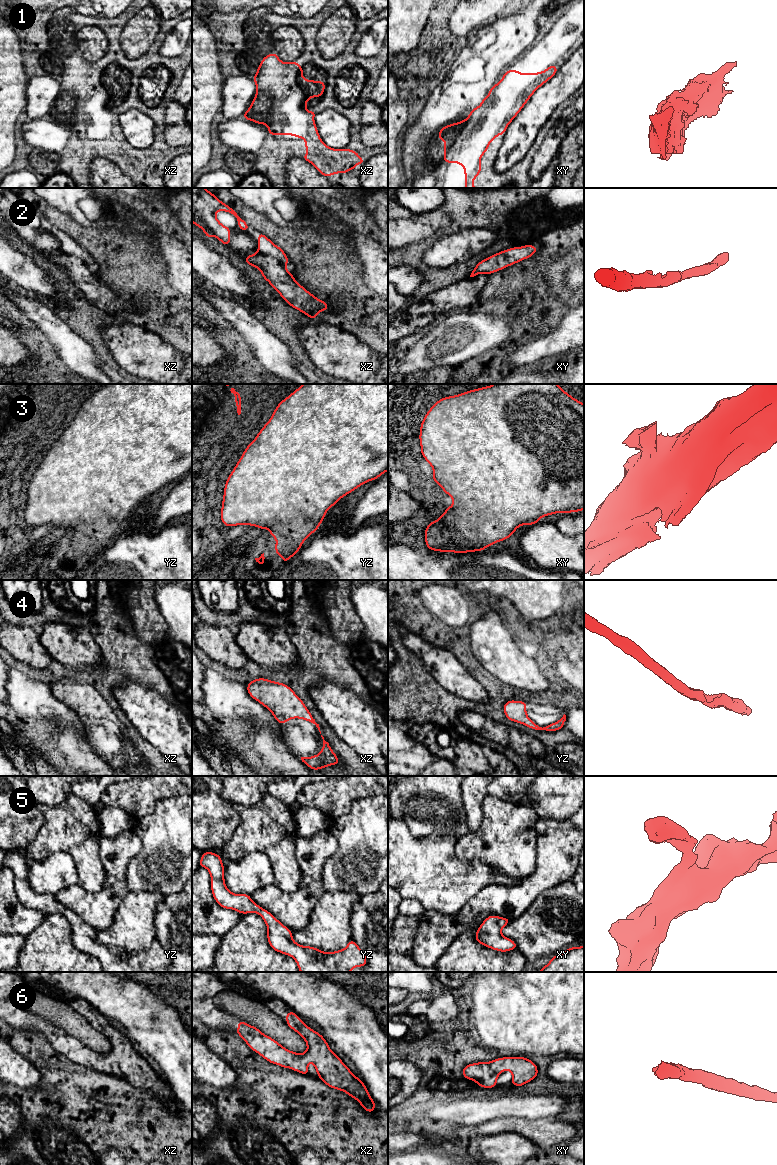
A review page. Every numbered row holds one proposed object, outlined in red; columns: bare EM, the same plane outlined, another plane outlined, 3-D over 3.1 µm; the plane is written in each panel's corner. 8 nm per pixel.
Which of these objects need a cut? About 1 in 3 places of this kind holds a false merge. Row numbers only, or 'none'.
none

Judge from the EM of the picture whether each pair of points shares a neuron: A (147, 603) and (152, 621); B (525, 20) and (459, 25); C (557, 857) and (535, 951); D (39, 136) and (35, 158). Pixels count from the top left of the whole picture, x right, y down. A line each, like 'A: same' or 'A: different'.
A: same
B: different
C: different
D: different

